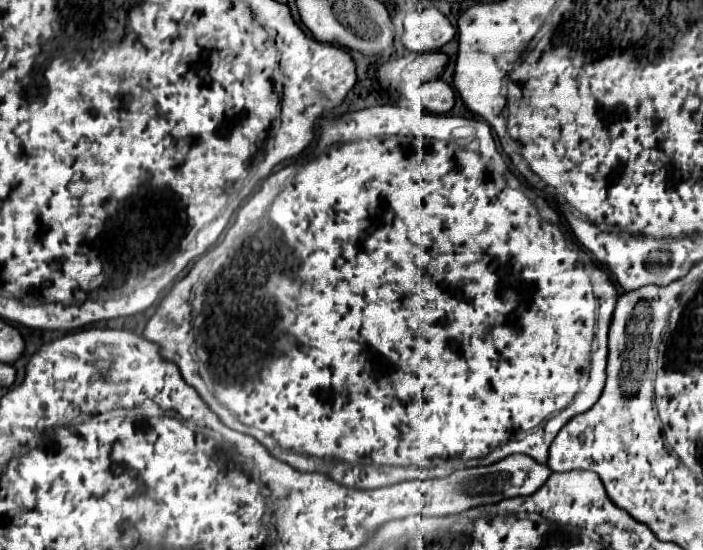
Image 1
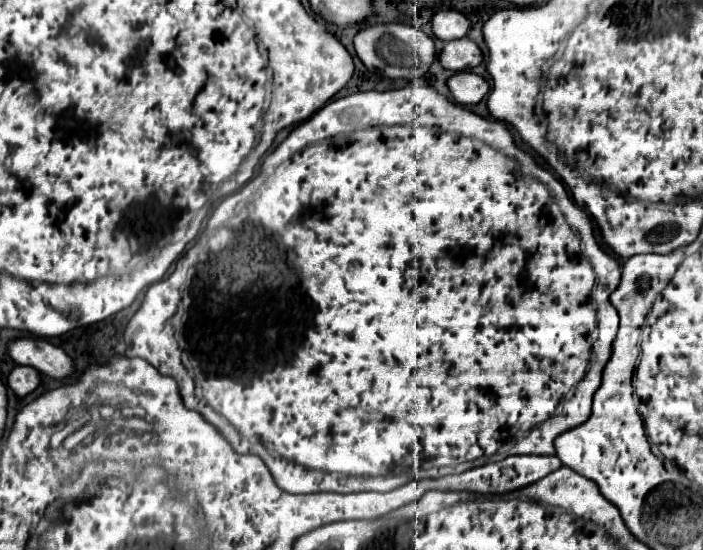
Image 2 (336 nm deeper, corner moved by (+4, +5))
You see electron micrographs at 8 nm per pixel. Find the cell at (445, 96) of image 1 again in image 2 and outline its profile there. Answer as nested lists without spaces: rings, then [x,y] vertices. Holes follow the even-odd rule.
[[[470,71],[456,73],[448,81],[448,87],[450,87],[454,99],[458,103],[462,103],[462,105],[476,105],[476,103],[480,103],[486,97],[488,89],[490,89],[490,85],[488,85],[488,81],[484,77],[480,77],[476,73],[470,73]]]

